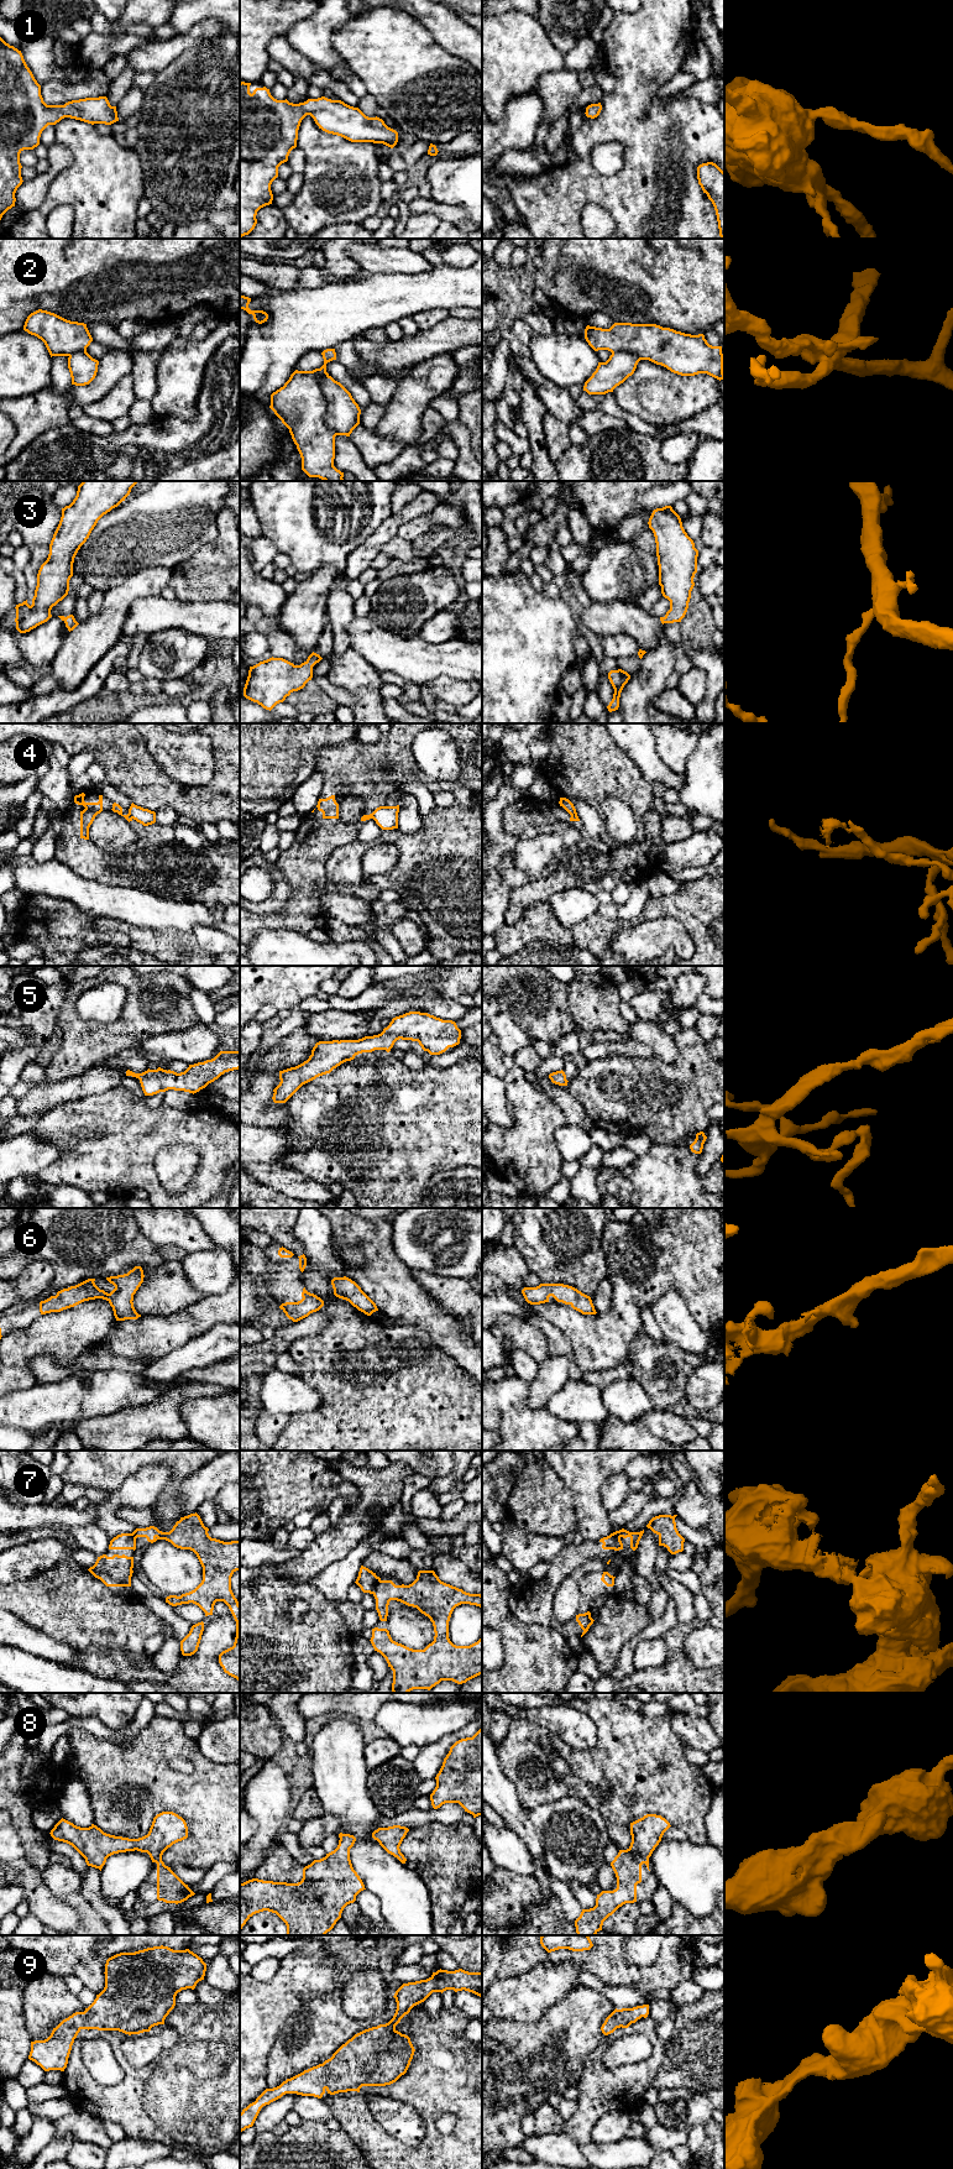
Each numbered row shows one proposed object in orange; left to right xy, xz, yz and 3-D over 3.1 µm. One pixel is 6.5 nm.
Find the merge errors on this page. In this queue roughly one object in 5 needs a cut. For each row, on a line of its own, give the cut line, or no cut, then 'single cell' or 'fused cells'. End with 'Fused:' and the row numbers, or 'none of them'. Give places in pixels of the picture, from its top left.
1: no cut | single cell
2: xz (323, 370), (319, 382), (326, 401), (324, 423), (336, 434) | fused cells
3: no cut | single cell
4: xy (129, 813), (132, 818) | fused cells
5: no cut | single cell
6: no cut | single cell
7: xz (380, 1579), (371, 1593) | fused cells
8: no cut | single cell
9: no cut | single cell
Fused: 2, 4, 7

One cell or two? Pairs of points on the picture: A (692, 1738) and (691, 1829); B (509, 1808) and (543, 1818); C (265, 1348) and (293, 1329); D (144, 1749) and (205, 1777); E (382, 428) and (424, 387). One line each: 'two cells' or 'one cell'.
A: two cells
B: two cells
C: one cell
D: one cell
E: one cell

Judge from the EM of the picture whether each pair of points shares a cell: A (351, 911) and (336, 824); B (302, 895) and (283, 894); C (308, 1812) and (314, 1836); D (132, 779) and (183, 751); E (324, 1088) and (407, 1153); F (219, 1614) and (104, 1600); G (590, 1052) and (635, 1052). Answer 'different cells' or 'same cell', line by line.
A: different cells
B: different cells
C: different cells
D: different cells
E: same cell
F: different cells
G: same cell

